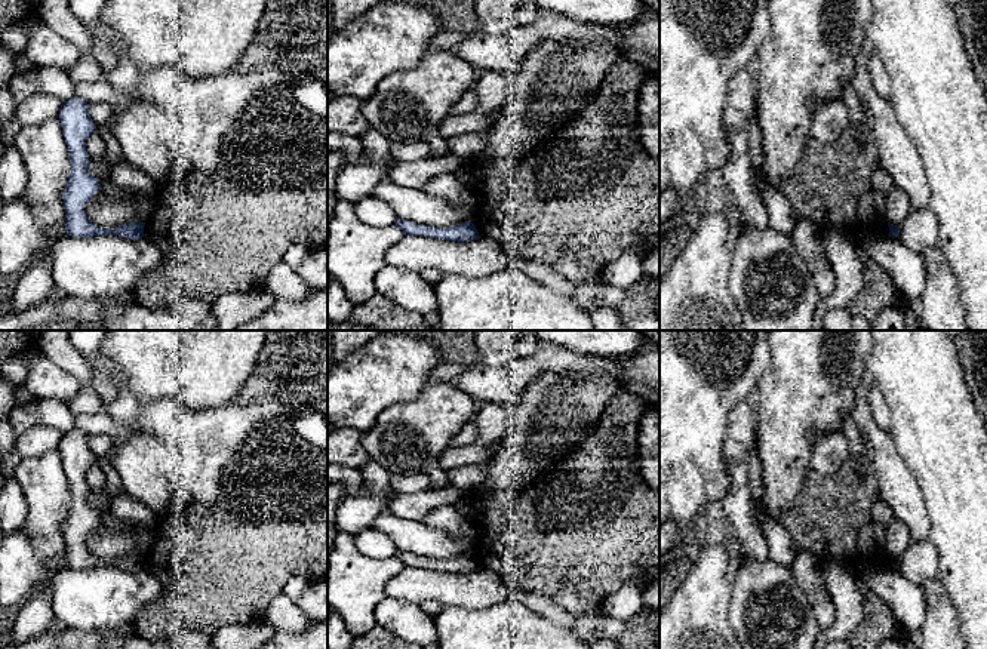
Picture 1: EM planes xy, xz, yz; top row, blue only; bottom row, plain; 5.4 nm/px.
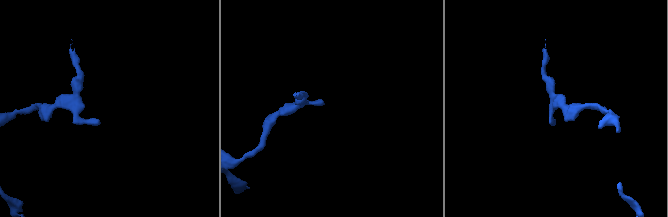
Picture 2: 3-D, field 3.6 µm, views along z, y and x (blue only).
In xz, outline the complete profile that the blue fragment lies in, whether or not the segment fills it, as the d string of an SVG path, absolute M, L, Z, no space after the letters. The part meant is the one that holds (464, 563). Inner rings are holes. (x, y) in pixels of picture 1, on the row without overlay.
M399 551L396 557L408 568L424 568L453 573L470 573L479 569L479 563L471 553L448 560L436 560L403 551Z

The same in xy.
M74 427L62 434L58 446L71 493L70 508L62 522L67 566L73 569L120 568L138 572L144 569L145 554L135 553L116 562L104 562L95 557L83 542L101 520L99 513L89 504L90 493L86 485L86 473L96 462L96 458L87 439L89 436L84 431Z

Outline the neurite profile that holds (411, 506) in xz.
M452 486L418 493L394 493L390 499L388 511L409 520L421 522L434 508L456 504L464 495L464 492Z

